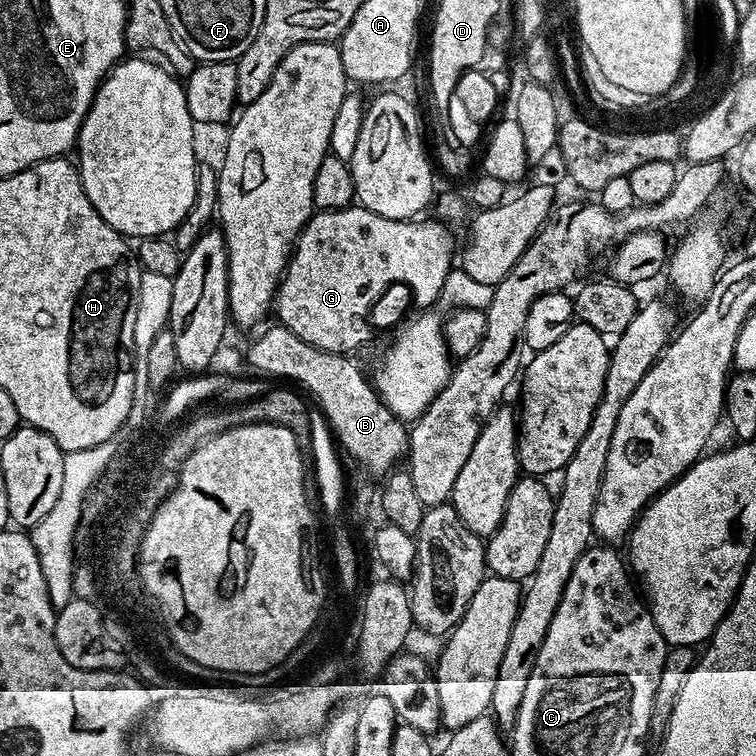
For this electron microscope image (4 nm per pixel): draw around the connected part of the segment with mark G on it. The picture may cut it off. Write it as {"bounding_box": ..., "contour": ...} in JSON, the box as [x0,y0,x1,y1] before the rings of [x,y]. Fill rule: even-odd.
{"bounding_box":[274,206,458,354],"contour":[[[359,206],[335,208],[329,212],[313,211],[312,217],[304,223],[294,251],[288,258],[288,267],[280,277],[274,297],[275,319],[310,346],[328,352],[352,354],[355,348],[367,342],[368,336],[364,331],[370,328],[371,306],[392,283],[406,283],[412,288],[413,297],[424,296],[426,303],[437,303],[446,278],[453,271],[452,255],[457,255],[458,246],[456,248],[456,240],[448,229],[451,227],[445,221],[424,219],[382,218],[382,214],[374,214]]]}

